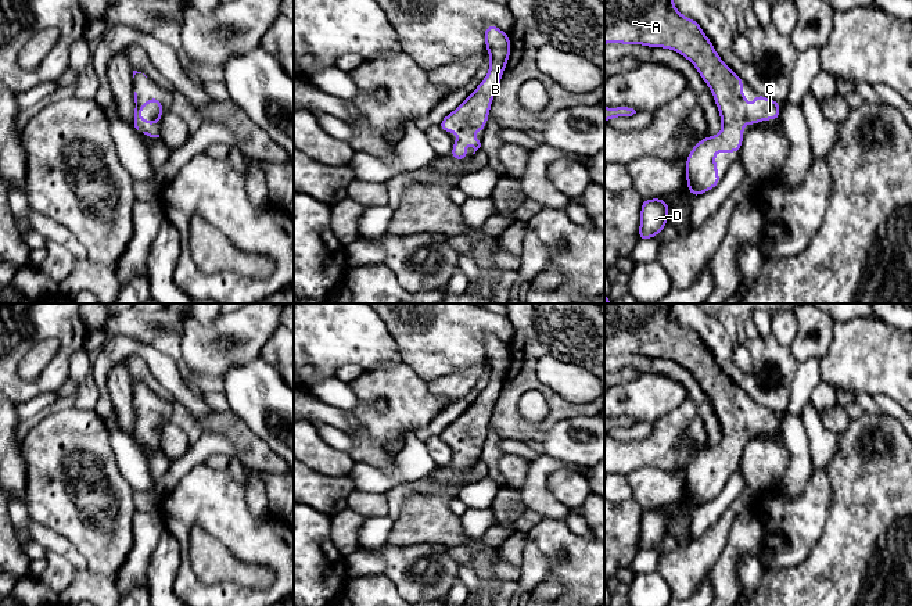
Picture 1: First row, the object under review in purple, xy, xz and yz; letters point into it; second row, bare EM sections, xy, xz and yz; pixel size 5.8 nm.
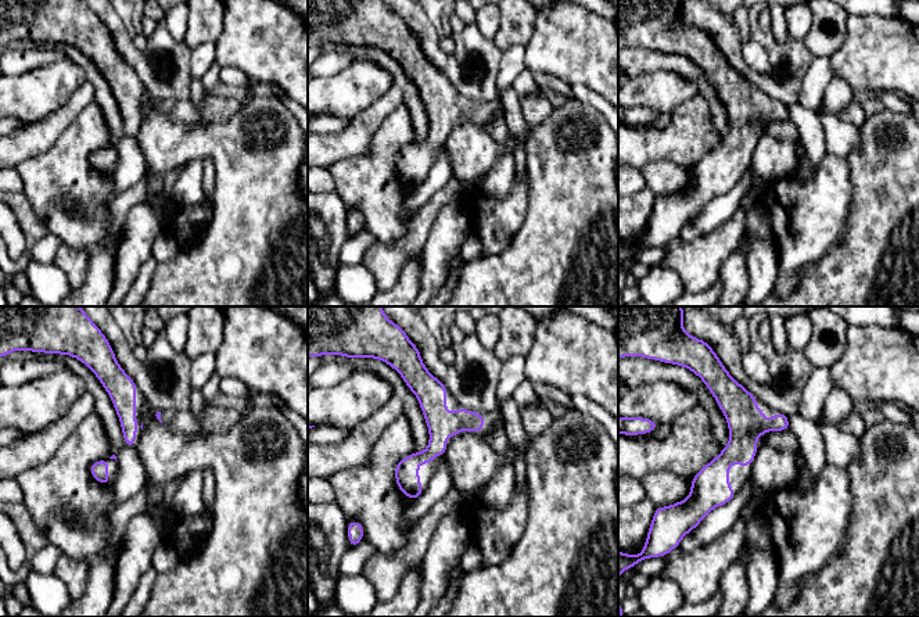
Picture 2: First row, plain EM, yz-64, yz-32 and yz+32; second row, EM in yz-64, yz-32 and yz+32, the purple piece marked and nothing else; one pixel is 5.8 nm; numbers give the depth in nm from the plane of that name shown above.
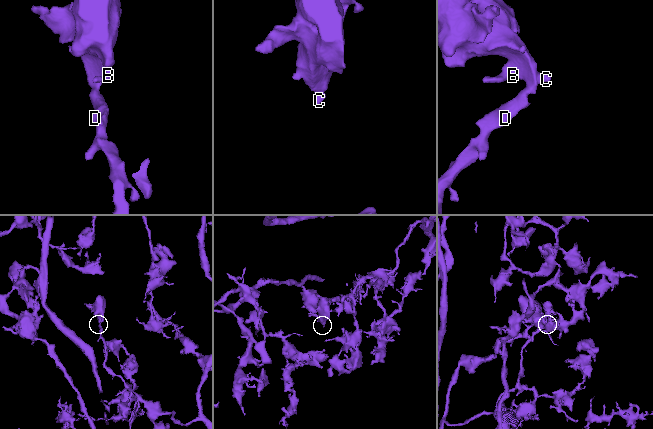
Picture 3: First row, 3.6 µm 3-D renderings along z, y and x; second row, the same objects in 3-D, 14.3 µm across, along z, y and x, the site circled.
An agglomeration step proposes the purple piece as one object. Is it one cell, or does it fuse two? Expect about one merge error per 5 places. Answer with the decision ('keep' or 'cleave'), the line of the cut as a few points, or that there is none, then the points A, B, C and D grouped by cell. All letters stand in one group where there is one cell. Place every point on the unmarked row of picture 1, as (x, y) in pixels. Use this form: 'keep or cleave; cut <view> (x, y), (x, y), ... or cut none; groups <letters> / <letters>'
keep; cut none; groups A B C D

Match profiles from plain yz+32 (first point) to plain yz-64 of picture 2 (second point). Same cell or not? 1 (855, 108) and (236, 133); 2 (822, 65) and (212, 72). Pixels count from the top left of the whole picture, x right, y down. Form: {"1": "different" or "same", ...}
{"1": "different", "2": "different"}

